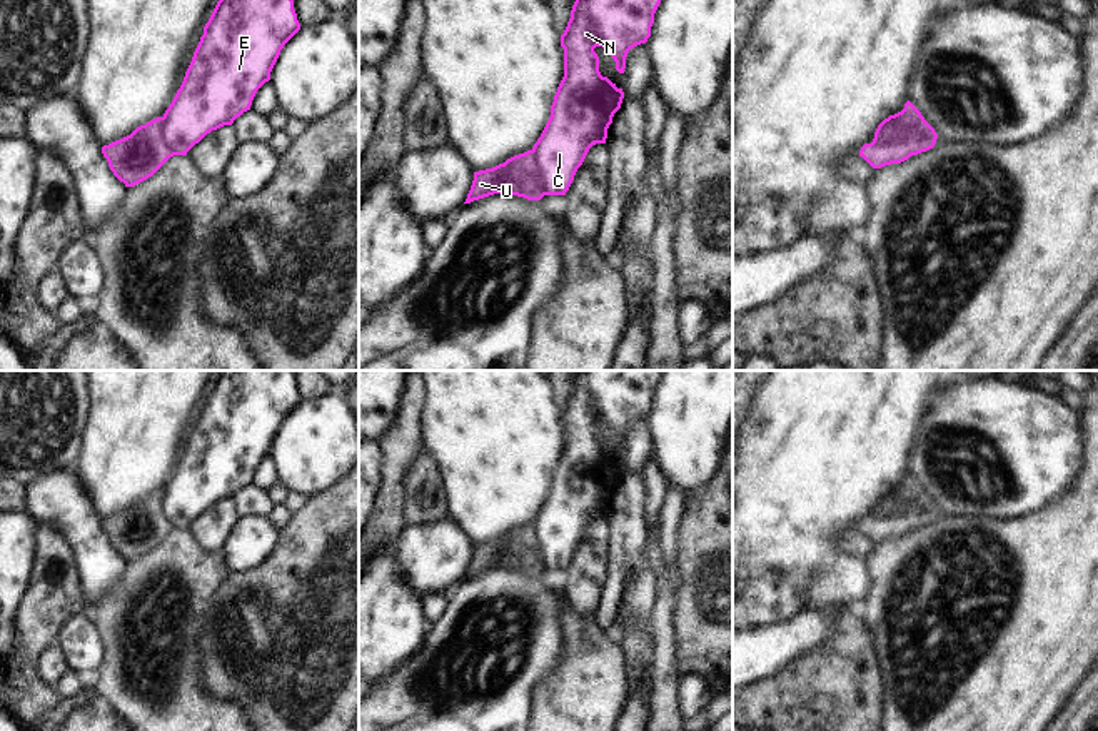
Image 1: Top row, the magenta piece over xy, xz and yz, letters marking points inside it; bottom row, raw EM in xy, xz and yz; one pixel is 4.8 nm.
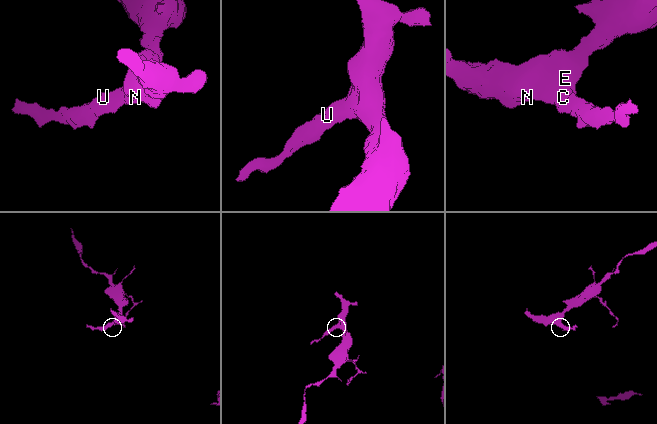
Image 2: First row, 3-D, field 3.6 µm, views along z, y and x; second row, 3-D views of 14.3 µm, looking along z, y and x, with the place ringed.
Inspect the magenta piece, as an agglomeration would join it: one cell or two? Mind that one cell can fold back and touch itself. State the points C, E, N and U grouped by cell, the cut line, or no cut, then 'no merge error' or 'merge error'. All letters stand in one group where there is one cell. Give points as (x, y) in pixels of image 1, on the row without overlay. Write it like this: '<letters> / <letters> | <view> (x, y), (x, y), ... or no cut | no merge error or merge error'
C E N / U | yz (910, 498), (898, 514), (871, 516) | merge error

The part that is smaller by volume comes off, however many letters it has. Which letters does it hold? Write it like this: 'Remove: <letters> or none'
Remove: U

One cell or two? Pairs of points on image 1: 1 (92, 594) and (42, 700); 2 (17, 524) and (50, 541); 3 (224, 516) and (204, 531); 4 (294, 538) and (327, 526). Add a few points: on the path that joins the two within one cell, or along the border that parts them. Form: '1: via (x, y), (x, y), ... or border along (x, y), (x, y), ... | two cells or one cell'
1: border along (75, 569), (80, 579), (84, 608) | two cells
2: border along (39, 524), (35, 531), (34, 568), (29, 573) | two cells
3: via (219, 519), (209, 529) | one cell
4: via (302, 538), (316, 538), (319, 534) | one cell

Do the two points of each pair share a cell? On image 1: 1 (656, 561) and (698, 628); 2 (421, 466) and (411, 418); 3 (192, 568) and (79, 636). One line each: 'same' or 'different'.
1: different
2: different
3: different

